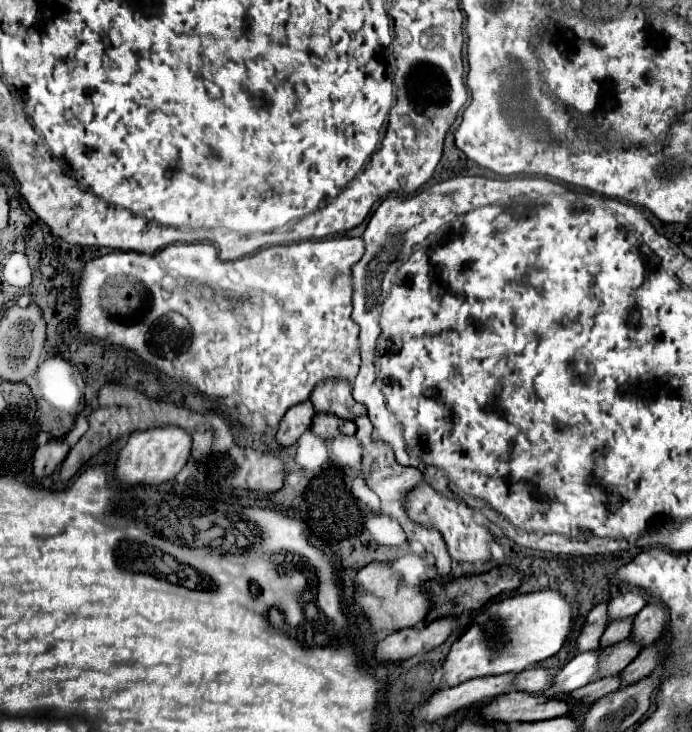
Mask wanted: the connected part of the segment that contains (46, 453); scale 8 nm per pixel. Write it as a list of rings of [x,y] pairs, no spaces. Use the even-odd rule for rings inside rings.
[[[50,440],[46,446],[38,448],[34,454],[34,476],[50,476],[56,466],[66,458],[70,446],[64,440]]]

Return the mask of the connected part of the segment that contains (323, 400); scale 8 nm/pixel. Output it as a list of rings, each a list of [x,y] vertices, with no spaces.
[[[328,380],[316,386],[310,402],[316,412],[334,414],[342,420],[356,420],[366,414],[366,408],[352,398],[352,386],[346,380]]]

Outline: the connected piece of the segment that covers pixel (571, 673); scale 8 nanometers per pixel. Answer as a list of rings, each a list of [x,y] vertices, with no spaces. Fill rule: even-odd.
[[[600,650],[594,652],[582,652],[576,654],[554,678],[552,678],[552,692],[556,696],[566,696],[576,688],[586,686],[596,678],[598,670],[598,654]]]

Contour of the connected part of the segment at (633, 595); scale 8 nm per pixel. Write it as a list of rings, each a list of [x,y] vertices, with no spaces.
[[[626,592],[608,602],[608,618],[622,620],[624,616],[636,616],[646,606],[646,596],[642,592]]]

